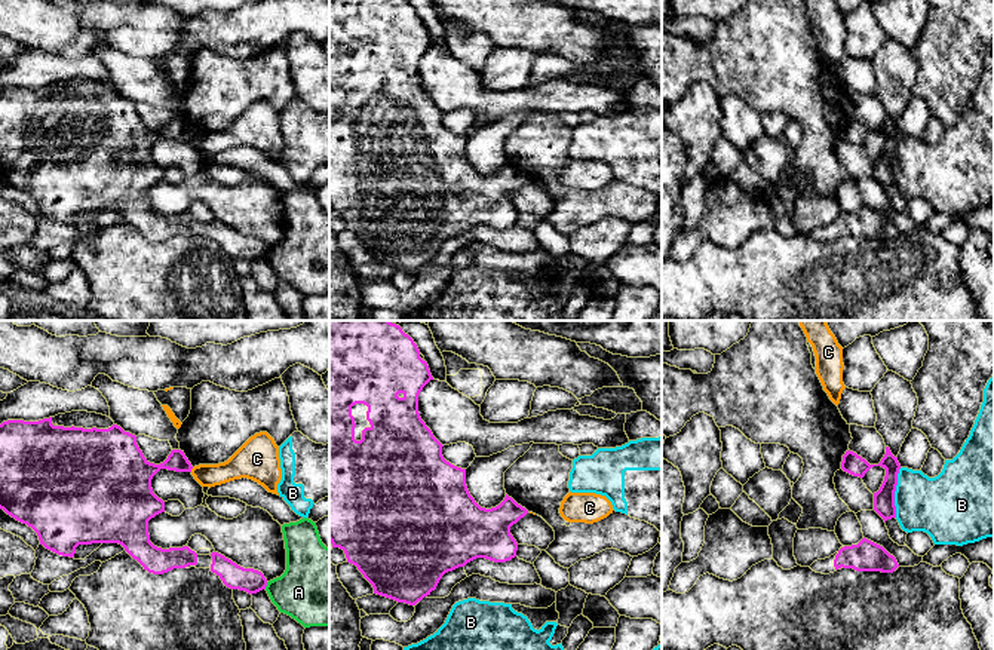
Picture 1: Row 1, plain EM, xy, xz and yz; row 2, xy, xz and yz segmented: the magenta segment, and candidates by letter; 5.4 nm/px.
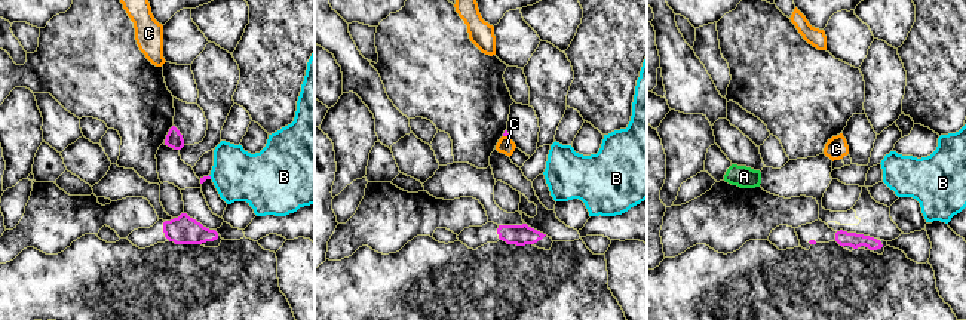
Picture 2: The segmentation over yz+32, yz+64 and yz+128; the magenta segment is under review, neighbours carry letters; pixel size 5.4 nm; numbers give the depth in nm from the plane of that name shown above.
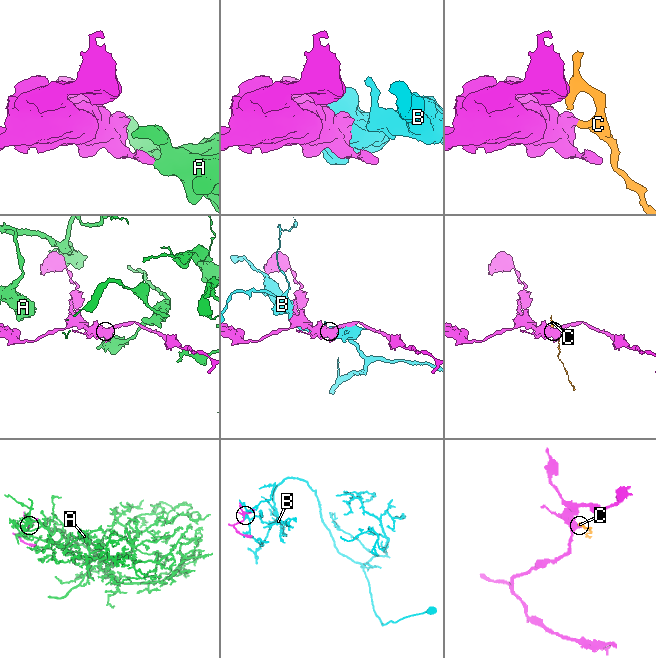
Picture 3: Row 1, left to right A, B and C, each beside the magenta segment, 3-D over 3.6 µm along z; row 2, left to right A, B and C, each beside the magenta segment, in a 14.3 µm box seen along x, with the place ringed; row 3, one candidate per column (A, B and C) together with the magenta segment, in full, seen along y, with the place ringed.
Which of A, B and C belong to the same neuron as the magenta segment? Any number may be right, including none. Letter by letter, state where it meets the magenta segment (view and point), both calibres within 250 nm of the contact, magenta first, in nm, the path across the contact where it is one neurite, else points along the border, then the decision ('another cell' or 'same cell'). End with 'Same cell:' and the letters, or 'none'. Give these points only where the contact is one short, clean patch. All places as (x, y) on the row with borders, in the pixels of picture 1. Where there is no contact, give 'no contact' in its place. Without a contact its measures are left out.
A: contact xy (266, 585); calibres 140 and 360 nm; border xy (267, 582), (264, 588); another cell
B: contact yz (893, 493); calibres 110 and 300 nm; another cell
C: contact xy (192, 468); calibres 110 and 130 nm; border xy (193, 468), (190, 471); another cell
Same cell: none

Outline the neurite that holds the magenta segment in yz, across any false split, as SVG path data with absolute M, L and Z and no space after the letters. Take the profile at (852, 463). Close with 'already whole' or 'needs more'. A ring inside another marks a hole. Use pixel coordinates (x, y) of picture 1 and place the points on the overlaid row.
M889 447L886 454L878 464L869 464L865 459L853 451L846 451L841 462L841 469L853 476L863 478L865 473L874 467L881 466L886 469L884 481L877 493L874 493L874 511L884 519L896 518L895 491L898 485L898 473L901 464Z | already whole

